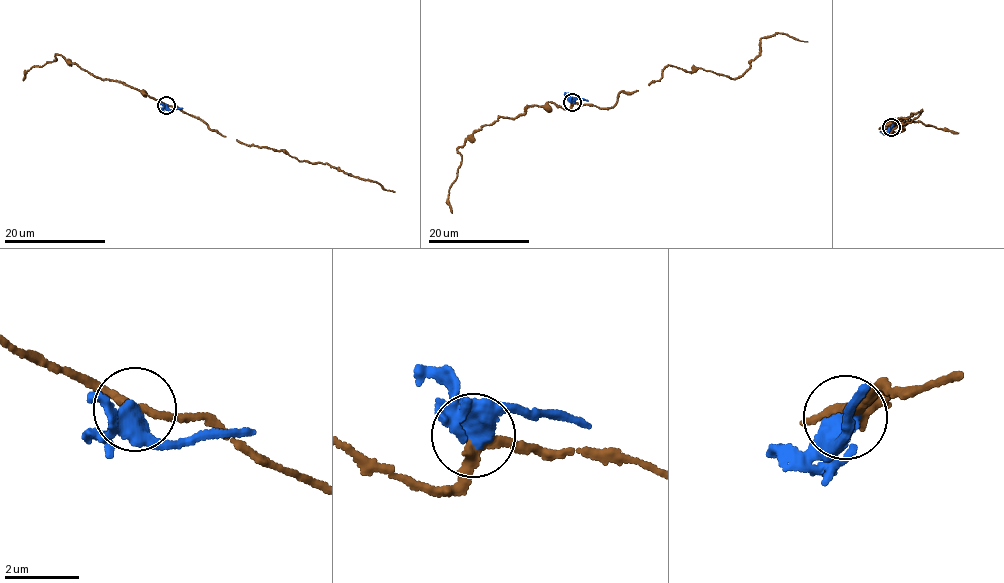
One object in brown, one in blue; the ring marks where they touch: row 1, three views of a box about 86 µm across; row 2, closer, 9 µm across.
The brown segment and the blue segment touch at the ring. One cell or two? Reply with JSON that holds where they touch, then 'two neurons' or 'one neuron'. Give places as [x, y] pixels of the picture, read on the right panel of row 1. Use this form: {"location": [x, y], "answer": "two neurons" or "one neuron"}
{"location": [891, 127], "answer": "two neurons"}

